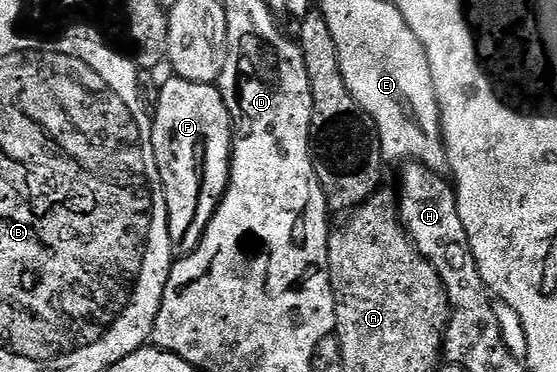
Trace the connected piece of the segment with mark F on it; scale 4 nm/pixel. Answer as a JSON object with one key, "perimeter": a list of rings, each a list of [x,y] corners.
{"perimeter":[[[178,78],[162,84],[151,137],[167,199],[171,251],[176,257],[188,256],[197,250],[231,178],[233,125],[218,87]]]}

